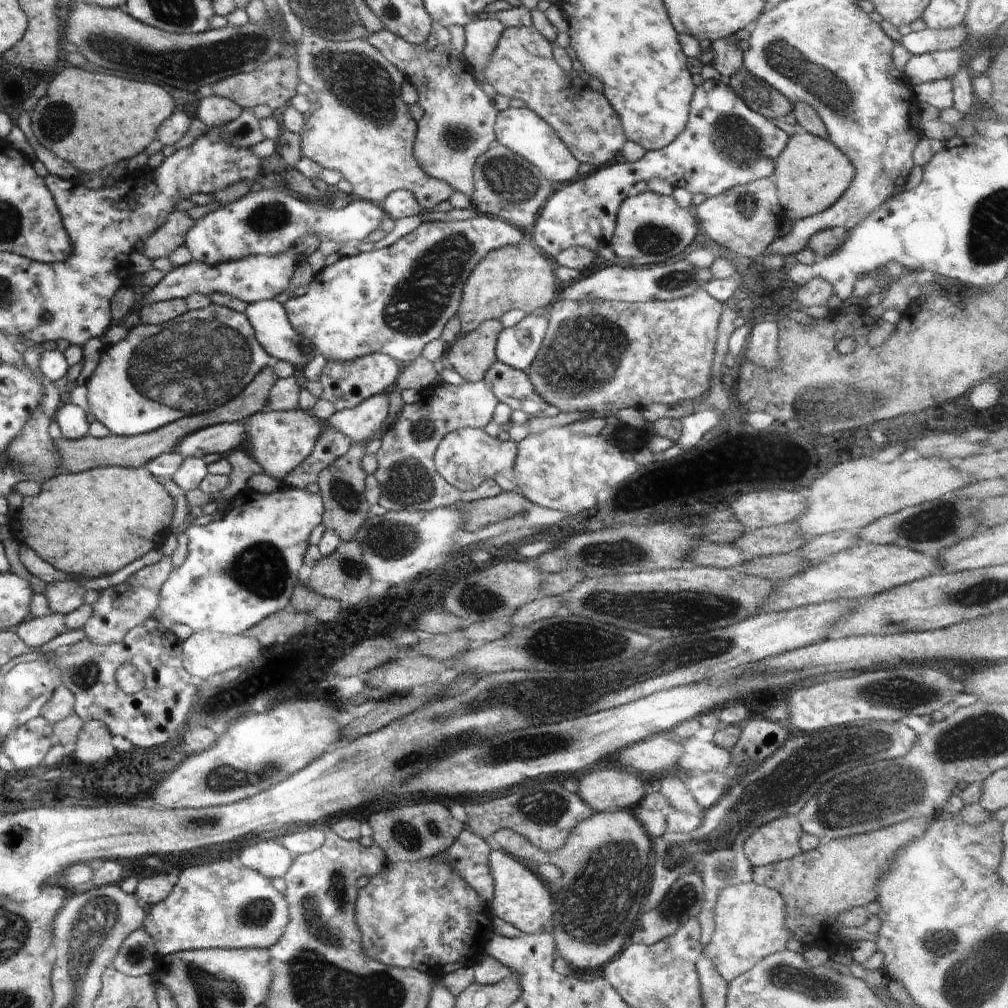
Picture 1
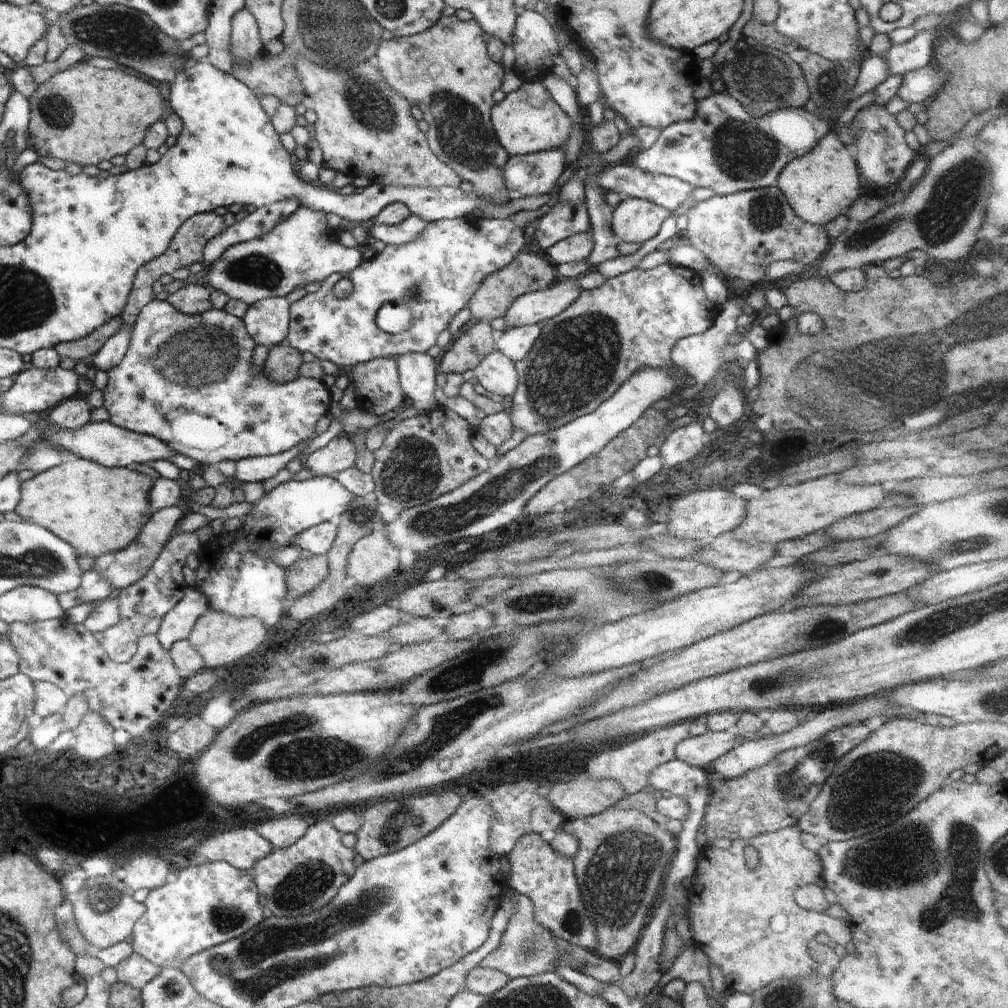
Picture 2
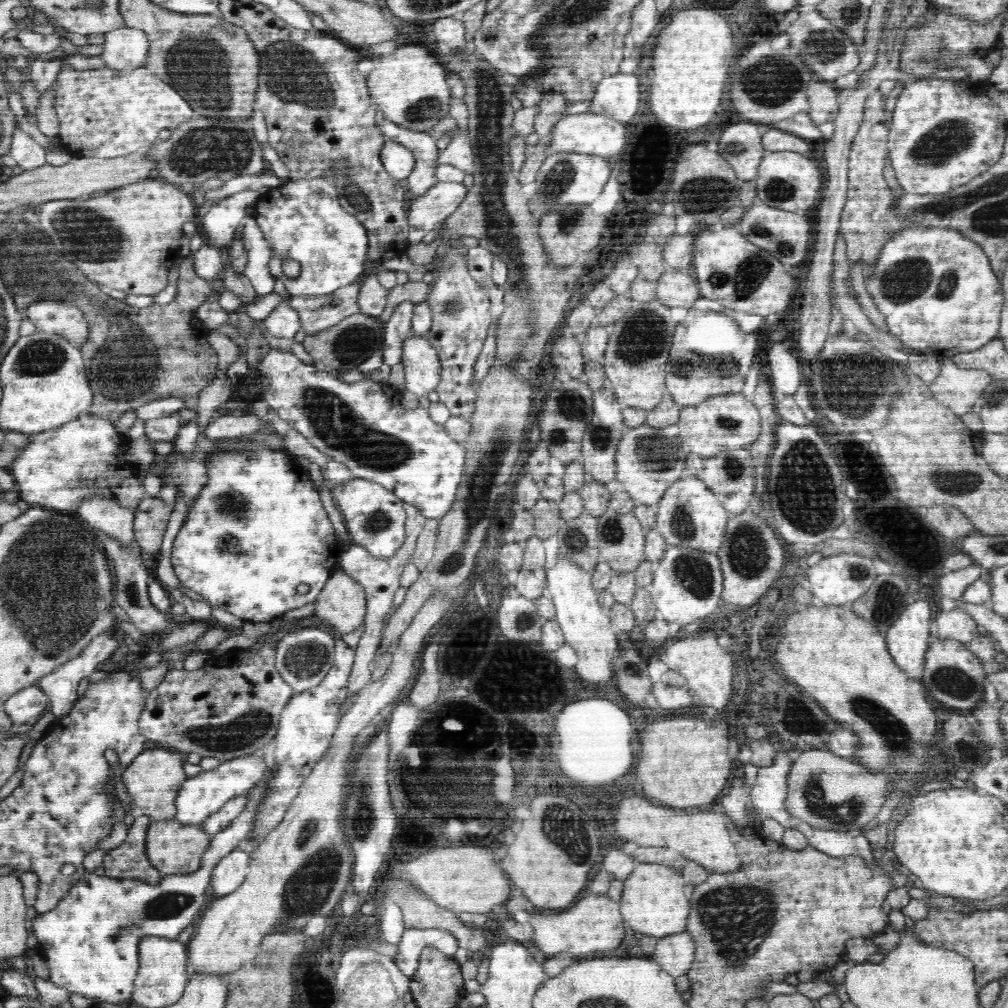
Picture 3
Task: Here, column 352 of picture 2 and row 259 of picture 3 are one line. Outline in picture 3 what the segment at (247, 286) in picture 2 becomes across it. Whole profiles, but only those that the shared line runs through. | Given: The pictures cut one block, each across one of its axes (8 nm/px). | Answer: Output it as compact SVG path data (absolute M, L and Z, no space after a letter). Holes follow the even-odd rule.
M250 216L245 219L241 240L247 251L245 276L250 280L259 298L264 298L274 292L276 278L269 270L269 260L273 250L264 238L262 229Z

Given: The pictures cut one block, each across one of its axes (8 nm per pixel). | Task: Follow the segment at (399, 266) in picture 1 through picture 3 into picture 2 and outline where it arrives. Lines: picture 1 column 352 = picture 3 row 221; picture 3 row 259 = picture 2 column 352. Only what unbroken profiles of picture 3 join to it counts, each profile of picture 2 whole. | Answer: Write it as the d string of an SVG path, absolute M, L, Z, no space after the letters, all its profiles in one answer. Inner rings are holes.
M458 217L440 219L426 224L424 232L404 246L386 245L369 260L363 260L348 276L331 274L320 283L320 288L290 305L289 329L286 342L300 353L310 352L317 360L332 362L343 372L354 365L384 357L398 358L408 352L428 352L436 344L440 332L449 327L450 322L466 307L468 300L482 281L490 274L502 270L514 260L526 244L524 230L509 219L487 219L474 217ZM342 278L350 279L354 290L348 298L334 296L334 286ZM404 302L410 308L414 322L406 332L388 334L378 328L376 314L386 303Z

